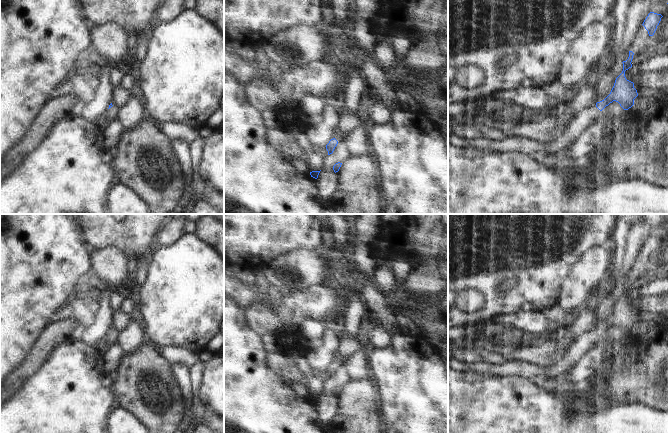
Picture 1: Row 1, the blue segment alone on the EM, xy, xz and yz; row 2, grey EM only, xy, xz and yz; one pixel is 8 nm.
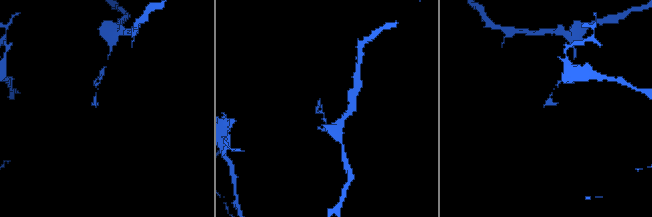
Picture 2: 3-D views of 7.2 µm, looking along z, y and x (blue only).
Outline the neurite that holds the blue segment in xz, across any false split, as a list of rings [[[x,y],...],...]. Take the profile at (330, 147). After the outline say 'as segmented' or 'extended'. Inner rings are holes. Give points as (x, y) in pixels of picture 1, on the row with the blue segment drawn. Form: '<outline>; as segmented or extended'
[[[338,129],[334,133],[334,137],[329,141],[329,143],[326,145],[326,149],[328,151],[328,155],[332,154],[337,144],[340,142],[340,132]]]; extended

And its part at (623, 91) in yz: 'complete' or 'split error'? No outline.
split error

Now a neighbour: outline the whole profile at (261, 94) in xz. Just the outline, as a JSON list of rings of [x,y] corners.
[[[260,72],[255,79],[245,85],[249,103],[260,111],[277,108],[281,105],[293,107],[296,102],[291,97],[277,93],[273,87],[273,78],[268,73]]]

